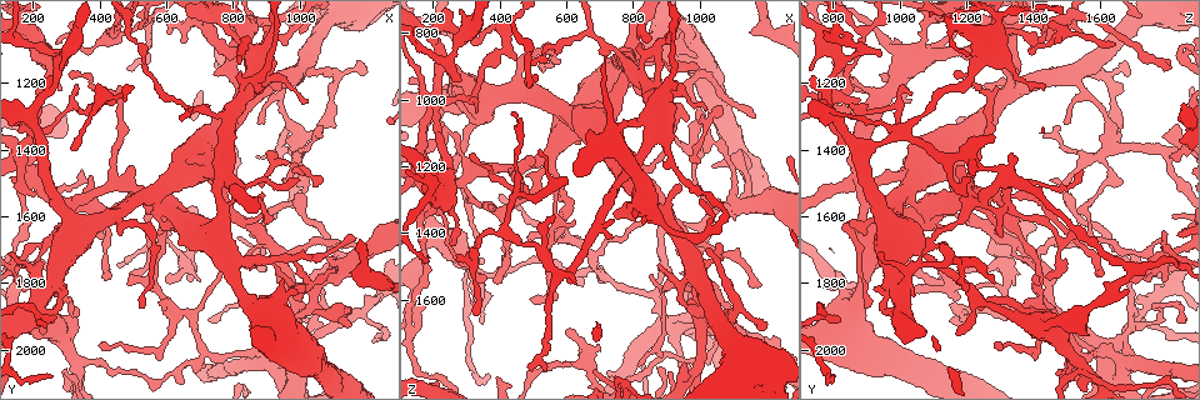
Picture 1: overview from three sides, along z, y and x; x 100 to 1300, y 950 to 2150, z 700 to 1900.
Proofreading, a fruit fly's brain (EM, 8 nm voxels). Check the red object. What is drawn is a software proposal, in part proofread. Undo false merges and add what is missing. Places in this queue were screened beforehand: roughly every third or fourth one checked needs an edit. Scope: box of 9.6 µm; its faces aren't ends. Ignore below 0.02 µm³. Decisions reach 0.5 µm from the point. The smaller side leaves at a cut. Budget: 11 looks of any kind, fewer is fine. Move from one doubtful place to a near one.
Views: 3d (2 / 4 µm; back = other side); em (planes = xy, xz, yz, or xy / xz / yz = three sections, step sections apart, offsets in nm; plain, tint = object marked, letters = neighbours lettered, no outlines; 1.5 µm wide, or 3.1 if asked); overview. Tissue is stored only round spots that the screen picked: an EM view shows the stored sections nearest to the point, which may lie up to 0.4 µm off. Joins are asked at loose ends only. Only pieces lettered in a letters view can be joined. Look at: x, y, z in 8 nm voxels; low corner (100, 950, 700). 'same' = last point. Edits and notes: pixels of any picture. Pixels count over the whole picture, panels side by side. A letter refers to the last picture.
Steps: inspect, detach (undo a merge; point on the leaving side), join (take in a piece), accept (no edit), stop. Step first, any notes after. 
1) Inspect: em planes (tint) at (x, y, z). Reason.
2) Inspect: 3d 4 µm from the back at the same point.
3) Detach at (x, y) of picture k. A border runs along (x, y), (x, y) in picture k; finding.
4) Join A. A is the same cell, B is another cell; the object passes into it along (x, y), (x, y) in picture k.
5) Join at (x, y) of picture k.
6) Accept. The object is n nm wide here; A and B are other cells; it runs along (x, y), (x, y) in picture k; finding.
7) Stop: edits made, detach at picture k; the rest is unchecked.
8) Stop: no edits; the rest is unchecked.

Inspect: 3d 4 µm at (870, 1320, 1500). Tapers out.

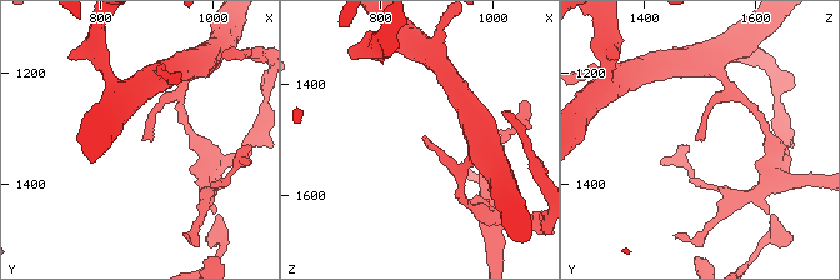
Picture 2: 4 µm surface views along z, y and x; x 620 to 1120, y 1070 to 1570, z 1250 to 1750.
Inspect: em yz step 8 (tint) at (880, 1325, 1490). Need the tissue.

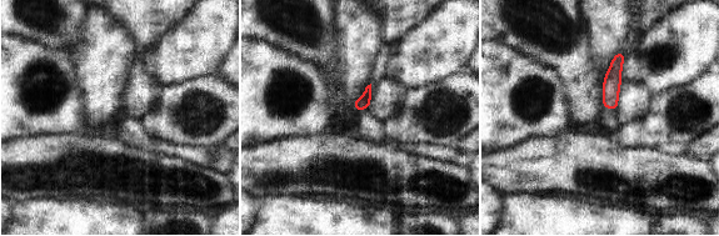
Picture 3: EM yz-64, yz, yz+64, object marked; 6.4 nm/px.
Inspect: em planes (letters) at the same point.

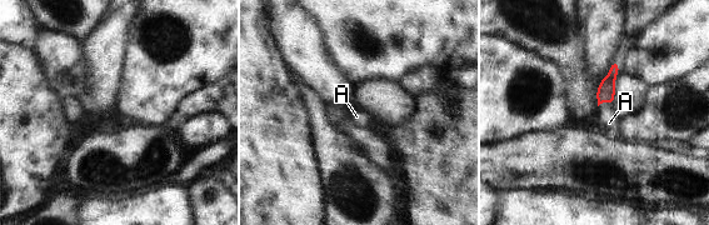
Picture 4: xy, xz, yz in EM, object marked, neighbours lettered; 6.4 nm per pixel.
Join A. A is the same cell; the object passes into it along (605, 93), (604, 101), (609, 123) in picture 4; it goes on there.

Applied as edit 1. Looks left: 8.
Inspect: overview. See it whole again.

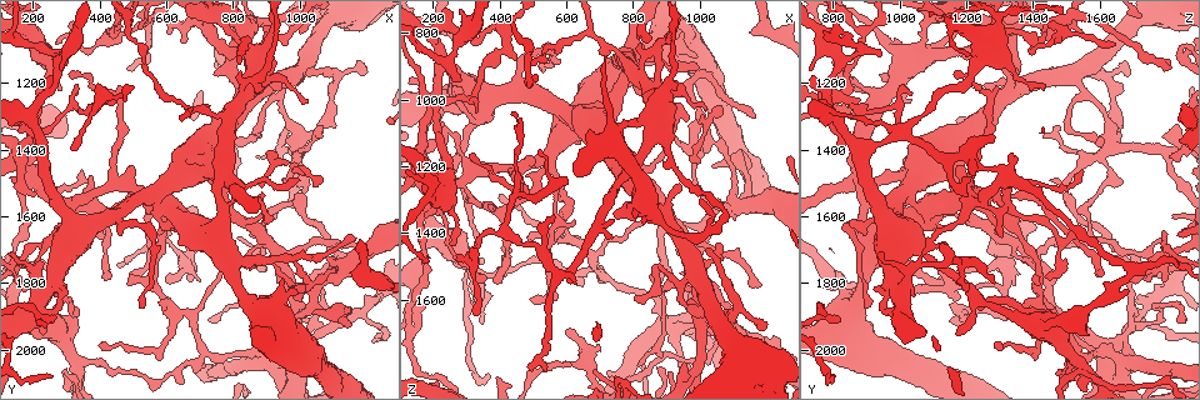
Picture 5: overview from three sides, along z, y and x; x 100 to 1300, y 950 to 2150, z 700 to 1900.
Inspect: em planes (letters) at (650, 1080, 1460). Branch stops here.

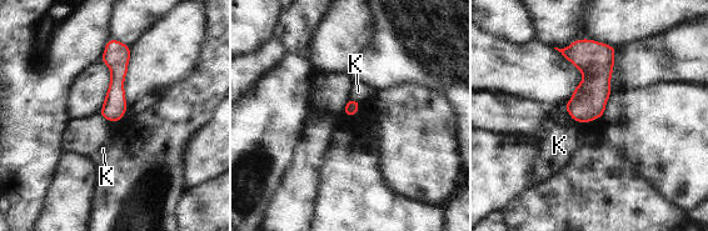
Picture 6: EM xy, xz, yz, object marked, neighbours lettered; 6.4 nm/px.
Accept. K is another cell; it runs along (118, 49), (115, 105), (110, 117) in picture 6; none of them fits.

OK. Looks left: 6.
Inspect: em planes (letters) at (500, 1510, 1200). Sharp bend.

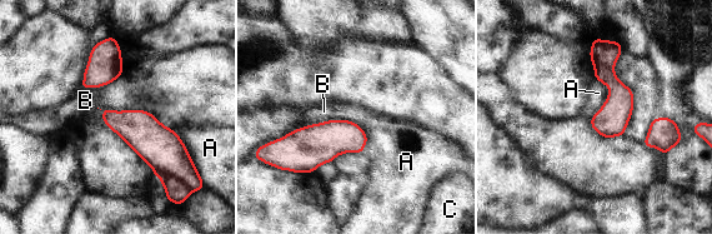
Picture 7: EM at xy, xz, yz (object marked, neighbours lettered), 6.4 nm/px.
Detach at (159, 147) of picture 7. The longest contact is with B, 320 nm; A, B and C are other cells; the part that leaves runs along (600, 45), (615, 84), (611, 134) in picture 7; two neurons meet here.

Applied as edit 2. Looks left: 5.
Stop: edits made, join at picture 4, detach at picture 7; the rest is unchecked.

